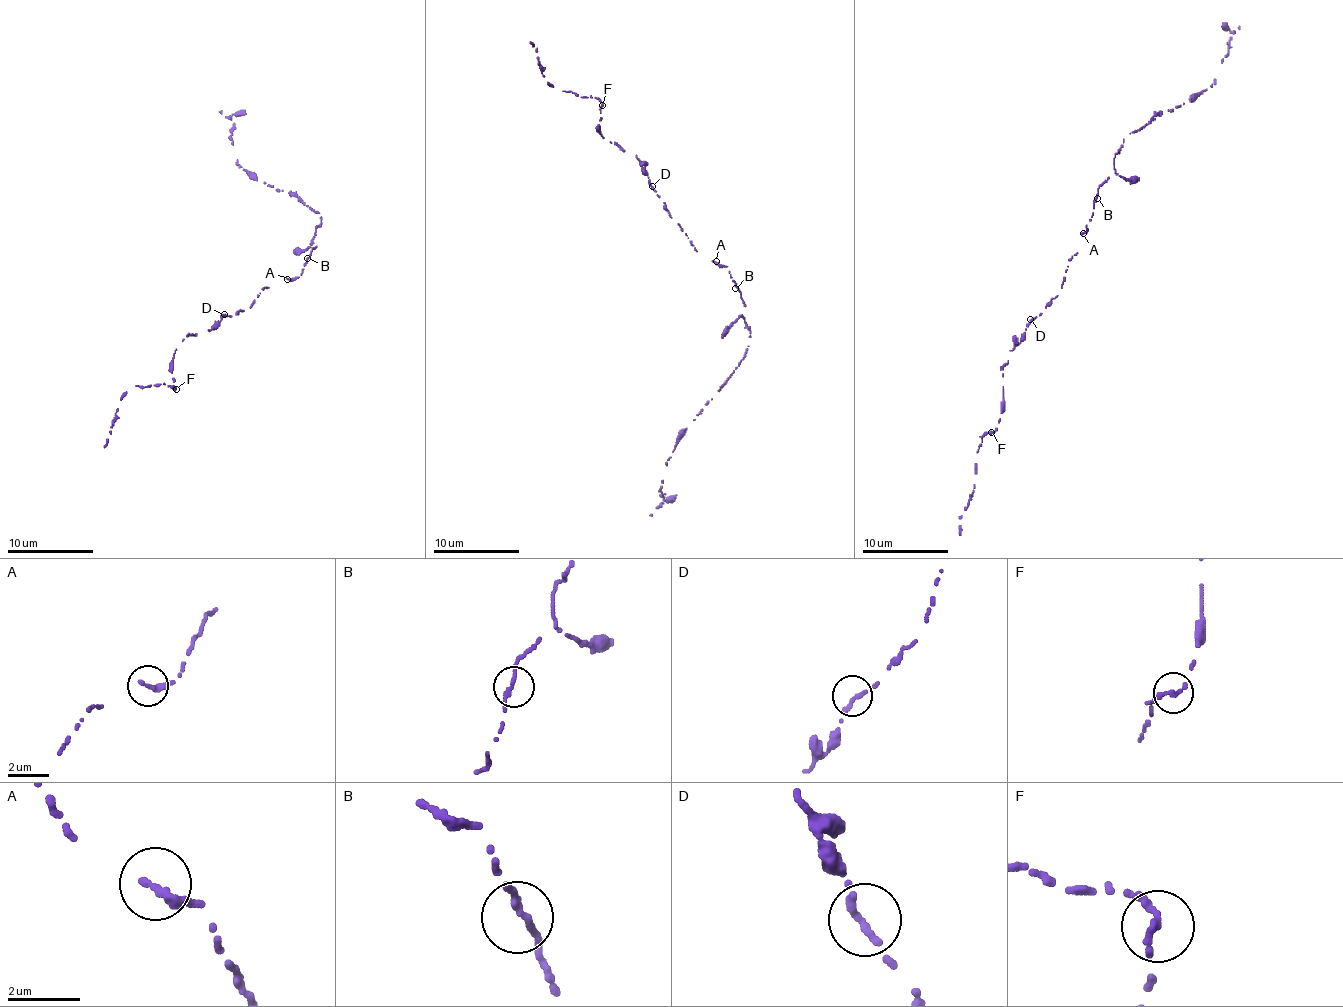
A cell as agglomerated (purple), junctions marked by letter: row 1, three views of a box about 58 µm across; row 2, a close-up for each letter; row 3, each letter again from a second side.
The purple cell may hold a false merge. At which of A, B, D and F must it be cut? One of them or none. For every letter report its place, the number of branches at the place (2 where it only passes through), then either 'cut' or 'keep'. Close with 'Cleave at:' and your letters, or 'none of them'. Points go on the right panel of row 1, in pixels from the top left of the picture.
A: at (1083, 233); 1 branches meet; keep
B: at (1097, 198); 1 branches meet; keep
D: at (1030, 319); 1 branches meet; keep
F: at (991, 432); 1 branches meet; keep
Cleave at: none of them

